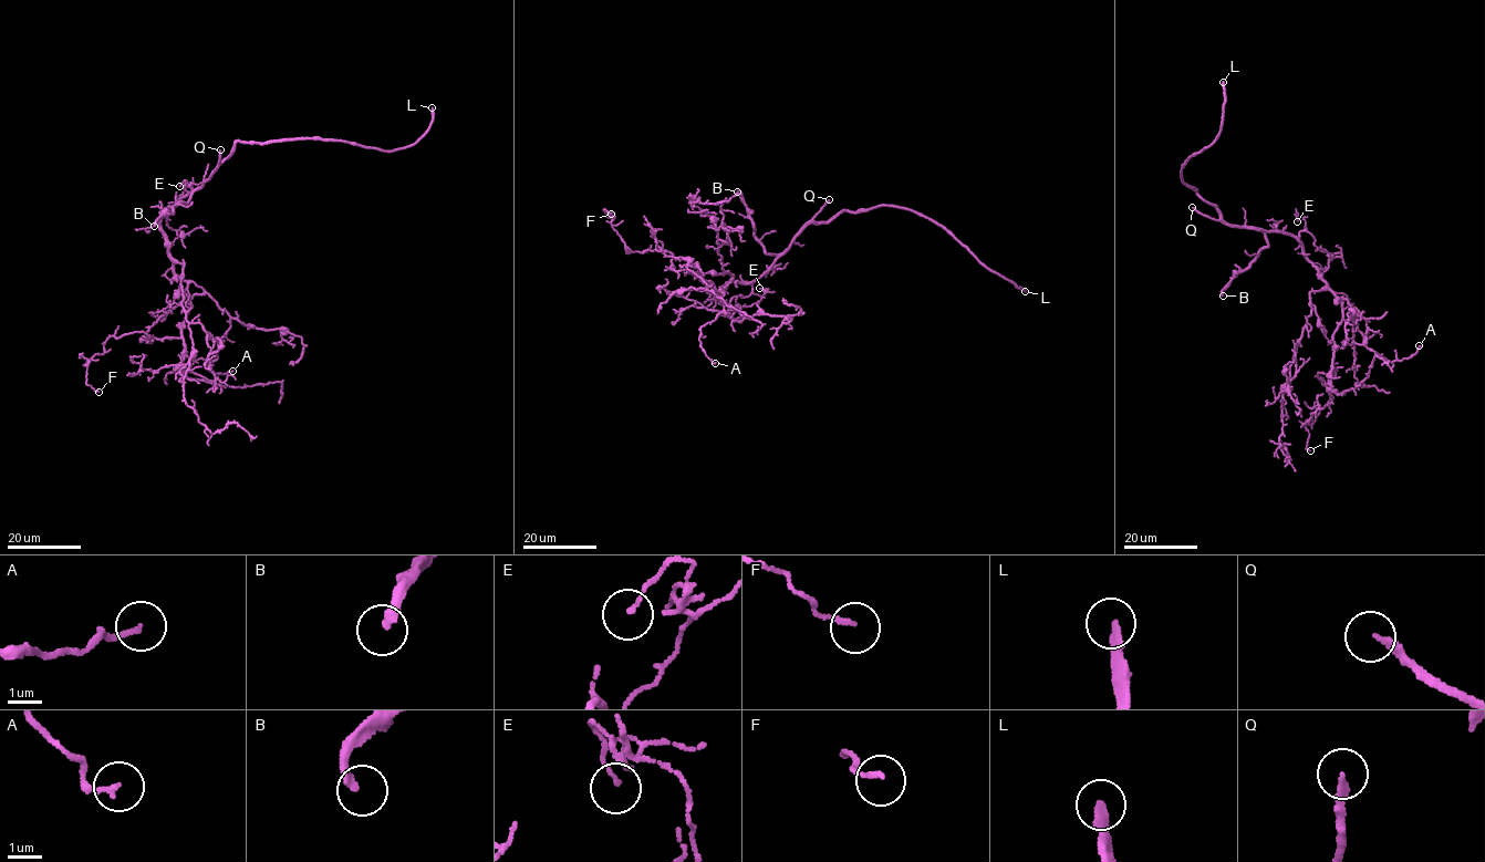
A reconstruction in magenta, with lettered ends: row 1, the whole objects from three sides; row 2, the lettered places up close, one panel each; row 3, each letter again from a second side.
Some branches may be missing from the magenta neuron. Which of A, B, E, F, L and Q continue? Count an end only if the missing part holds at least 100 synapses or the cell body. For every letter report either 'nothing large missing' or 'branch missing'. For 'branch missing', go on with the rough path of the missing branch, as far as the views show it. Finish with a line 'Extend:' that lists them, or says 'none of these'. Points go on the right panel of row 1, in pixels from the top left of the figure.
A: nothing large missing
B: branch missing; missing branch runs (1223, 296), (1211, 335), (1212, 381), (1243, 398), (1293, 398), (1320, 415), (1328, 436), (1339, 422), (1326, 426)
E: nothing large missing
F: nothing large missing
L: branch missing
Q: branch missing; missing branch runs (1192, 207), (1184, 198), (1179, 197), (1185, 214), (1155, 208), (1146, 228), (1125, 221)
Extend: B, L, Q

